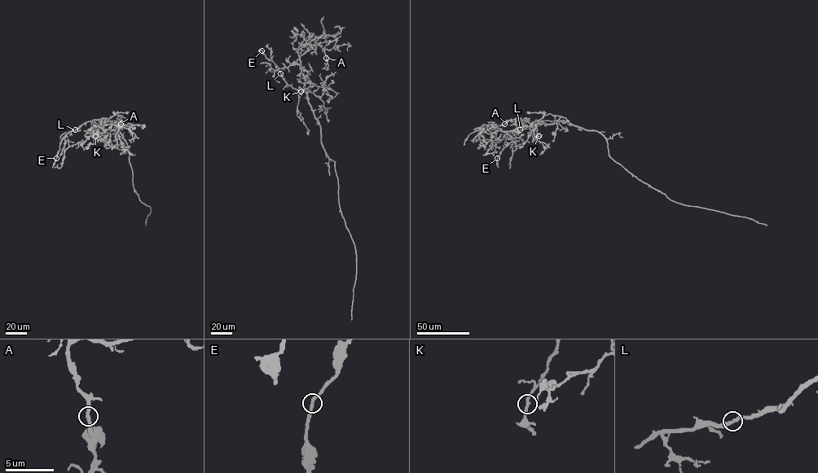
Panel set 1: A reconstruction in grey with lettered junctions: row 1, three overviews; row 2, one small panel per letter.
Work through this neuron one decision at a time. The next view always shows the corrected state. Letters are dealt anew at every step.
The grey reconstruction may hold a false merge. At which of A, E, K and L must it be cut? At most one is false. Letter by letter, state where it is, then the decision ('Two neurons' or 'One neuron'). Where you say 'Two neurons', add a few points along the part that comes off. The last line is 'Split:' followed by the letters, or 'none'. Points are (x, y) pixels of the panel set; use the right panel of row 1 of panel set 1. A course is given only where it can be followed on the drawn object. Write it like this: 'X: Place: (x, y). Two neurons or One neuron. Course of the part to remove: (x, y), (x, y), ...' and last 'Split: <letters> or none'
A: Place: (504, 124). One neuron
E: Place: (497, 158). One neuron
K: Place: (538, 136). One neuron
L: Place: (520, 129). One neuron
Split: none

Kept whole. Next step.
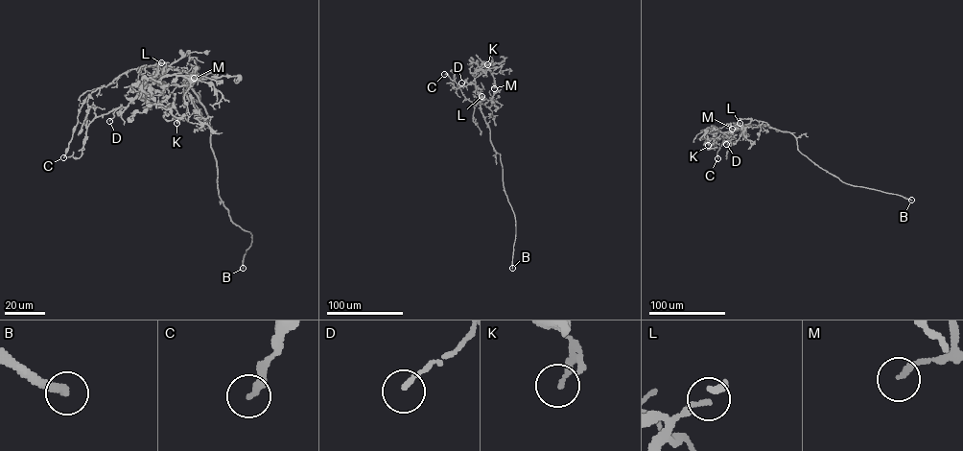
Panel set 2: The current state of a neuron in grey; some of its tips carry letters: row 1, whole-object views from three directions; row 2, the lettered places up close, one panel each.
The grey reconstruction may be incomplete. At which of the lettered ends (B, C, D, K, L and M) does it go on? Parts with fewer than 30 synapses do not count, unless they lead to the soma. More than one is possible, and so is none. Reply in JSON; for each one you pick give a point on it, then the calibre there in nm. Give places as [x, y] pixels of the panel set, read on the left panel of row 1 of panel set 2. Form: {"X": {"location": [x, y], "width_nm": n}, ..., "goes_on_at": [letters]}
{"B": {"location": [243, 268], "width_nm": 280}, "goes_on_at": ["B"]}

